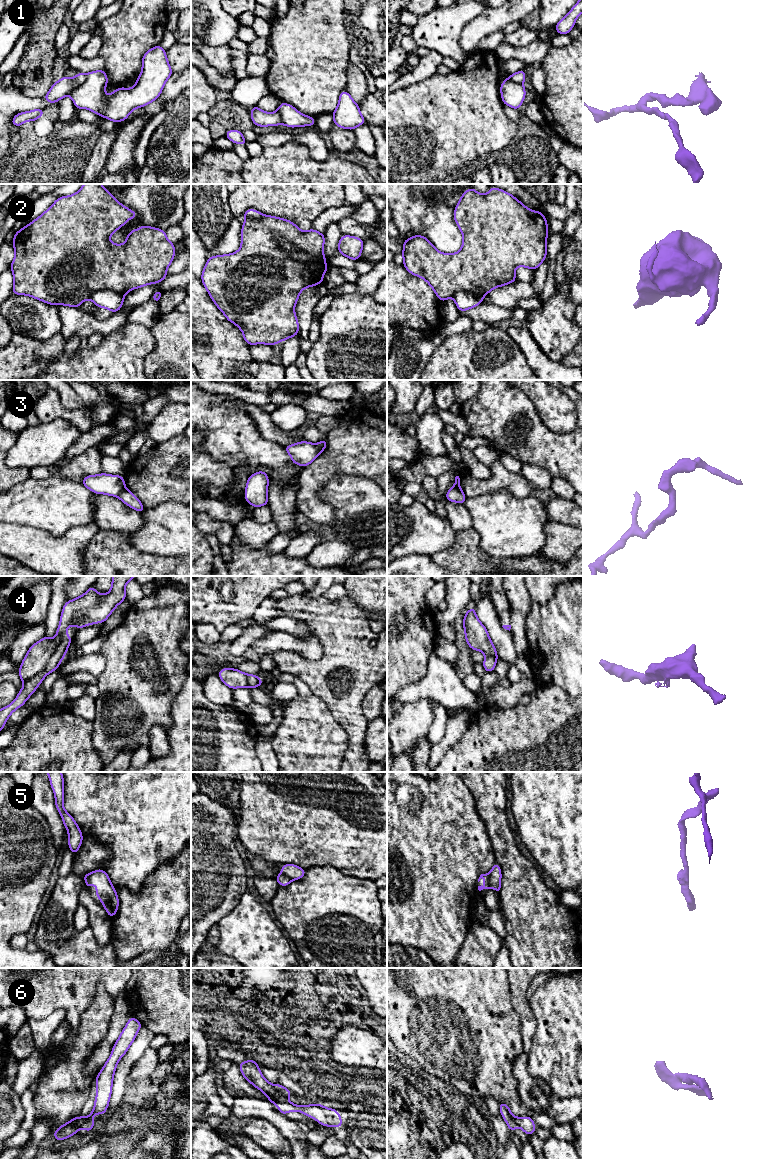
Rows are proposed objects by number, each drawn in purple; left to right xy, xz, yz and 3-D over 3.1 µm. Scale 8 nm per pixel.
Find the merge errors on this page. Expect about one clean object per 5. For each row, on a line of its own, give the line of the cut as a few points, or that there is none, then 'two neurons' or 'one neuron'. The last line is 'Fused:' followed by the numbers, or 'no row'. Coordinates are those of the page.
1: xy (87, 74), (84, 81), (69, 94) | two neurons
2: xz (274, 238), (281, 237), (287, 239), (311, 260) | two neurons
3: xy (124, 486), (117, 496) | two neurons
4: xy (64, 631), (46, 666), (23, 683) | two neurons
5: yz (488, 873), (489, 884) | two neurons
6: xz (274, 1085), (274, 1088), (286, 1098) | two neurons
Fused: 1, 2, 3, 4, 5, 6

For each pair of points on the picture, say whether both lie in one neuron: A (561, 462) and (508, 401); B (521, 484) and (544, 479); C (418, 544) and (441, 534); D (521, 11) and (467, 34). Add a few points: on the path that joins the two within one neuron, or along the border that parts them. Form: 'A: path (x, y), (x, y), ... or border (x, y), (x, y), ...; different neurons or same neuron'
A: path (543, 444), (535, 436), (535, 423), (526, 409); same neuron
B: border (520, 473), (531, 484); different neurons
C: path (424, 538), (428, 534), (435, 534); same neuron
D: path (508, 13), (492, 19), (480, 27); same neuron

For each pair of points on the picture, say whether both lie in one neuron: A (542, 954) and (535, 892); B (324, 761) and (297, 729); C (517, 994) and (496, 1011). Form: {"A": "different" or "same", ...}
{"A": "same", "B": "same", "C": "different"}

